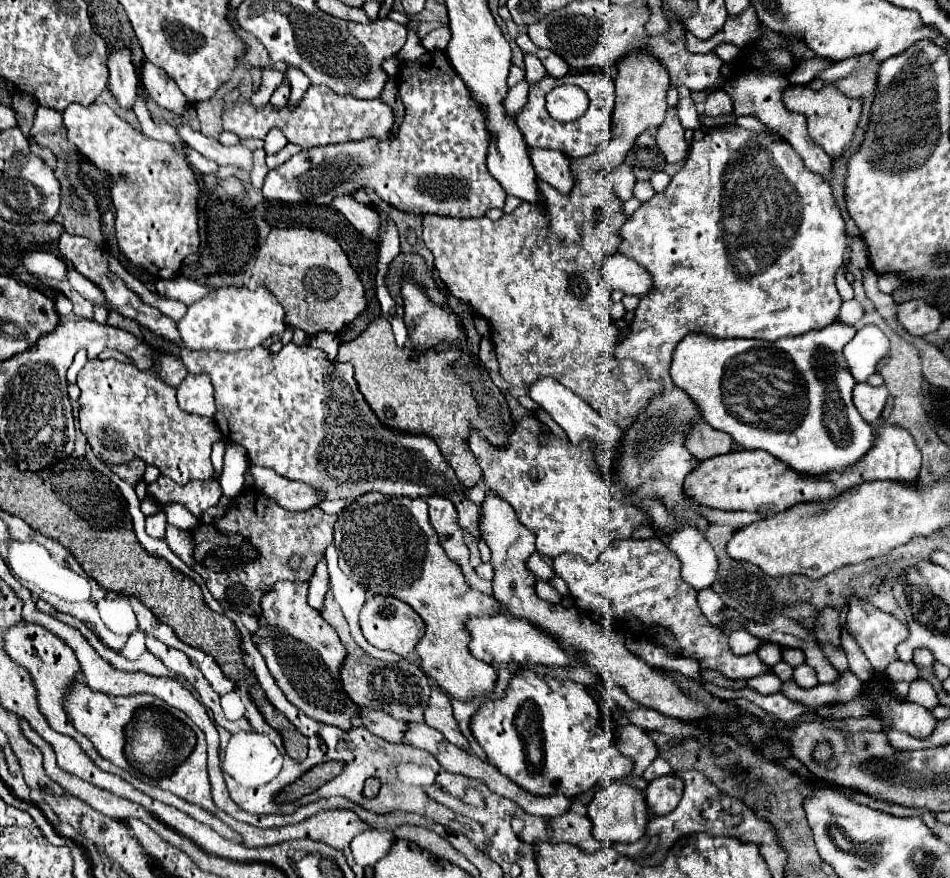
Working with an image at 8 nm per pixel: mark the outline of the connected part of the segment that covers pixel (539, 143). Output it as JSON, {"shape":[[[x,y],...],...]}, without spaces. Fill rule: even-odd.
{"shape":[[[581,72],[581,74],[567,74],[563,78],[553,78],[547,74],[539,82],[529,84],[527,104],[525,104],[523,112],[519,112],[517,115],[516,121],[527,144],[535,144],[537,148],[559,150],[569,158],[583,158],[587,154],[595,154],[599,144],[603,144],[611,138],[613,108],[615,108],[615,80],[609,74],[605,74],[605,72]],[[561,84],[577,84],[589,96],[587,112],[573,122],[562,123],[553,120],[545,108],[547,92],[551,92],[555,86],[561,86]]]}

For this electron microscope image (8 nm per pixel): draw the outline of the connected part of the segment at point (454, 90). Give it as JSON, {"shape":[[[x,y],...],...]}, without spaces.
{"shape":[[[425,52],[419,60],[401,64],[399,98],[405,106],[405,116],[393,140],[367,138],[301,150],[283,166],[269,170],[262,194],[267,200],[291,204],[331,204],[339,196],[371,188],[383,202],[417,216],[485,216],[489,208],[501,208],[507,194],[487,170],[487,128],[481,120],[481,110],[467,94],[463,80],[447,64],[445,52]]]}

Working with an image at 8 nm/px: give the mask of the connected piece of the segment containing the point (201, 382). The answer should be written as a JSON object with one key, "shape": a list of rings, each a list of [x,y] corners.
{"shape":[[[187,374],[187,378],[177,388],[179,408],[197,414],[197,416],[213,416],[215,414],[215,398],[213,386],[207,374]]]}

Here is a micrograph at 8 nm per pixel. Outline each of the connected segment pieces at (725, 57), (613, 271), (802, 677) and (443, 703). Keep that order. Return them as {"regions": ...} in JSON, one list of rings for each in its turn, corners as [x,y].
{"regions":[[[[721,43],[715,48],[715,53],[722,59],[724,62],[733,61],[739,54],[740,50],[735,49],[735,45],[731,43]]],[[[621,252],[607,254],[601,272],[611,282],[611,286],[615,290],[621,290],[623,294],[633,294],[643,298],[647,296],[647,292],[651,292],[653,280],[649,272],[637,260],[631,260]]],[[[809,664],[797,666],[795,672],[793,672],[793,680],[795,680],[797,686],[801,686],[801,688],[813,688],[813,686],[819,684],[819,682],[817,682],[817,674],[815,674],[815,670],[813,670]]],[[[435,690],[431,694],[431,704],[425,710],[425,722],[431,728],[435,728],[437,732],[441,732],[447,742],[451,742],[457,748],[469,752],[469,742],[461,734],[459,724],[457,724],[455,716],[453,716],[453,710],[451,710],[451,702],[449,702],[449,698],[443,692]]]]}

